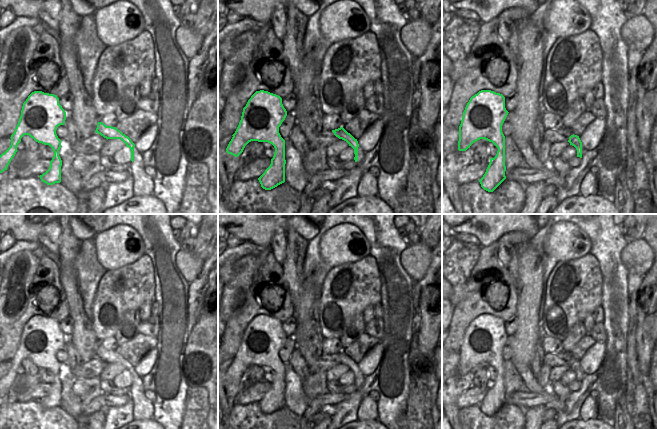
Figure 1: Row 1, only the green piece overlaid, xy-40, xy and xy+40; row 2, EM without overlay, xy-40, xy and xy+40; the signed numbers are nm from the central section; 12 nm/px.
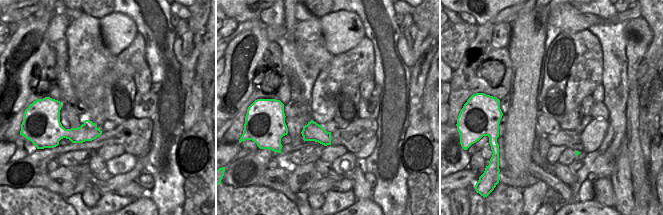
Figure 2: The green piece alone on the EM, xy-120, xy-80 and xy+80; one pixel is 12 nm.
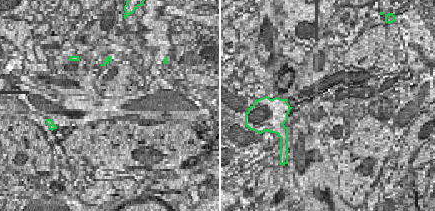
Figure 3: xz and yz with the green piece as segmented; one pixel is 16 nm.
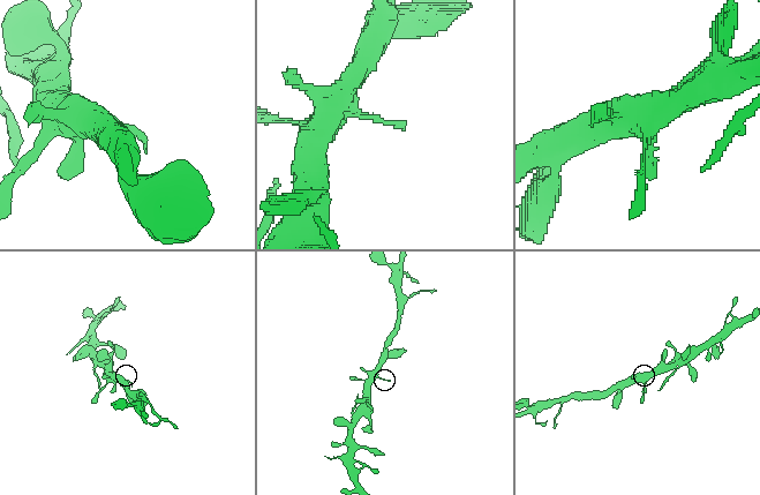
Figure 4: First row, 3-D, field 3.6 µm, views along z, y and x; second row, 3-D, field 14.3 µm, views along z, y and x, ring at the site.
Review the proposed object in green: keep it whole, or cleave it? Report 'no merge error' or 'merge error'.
no merge error

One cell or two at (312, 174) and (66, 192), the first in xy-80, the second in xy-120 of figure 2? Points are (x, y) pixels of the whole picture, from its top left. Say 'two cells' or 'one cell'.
one cell

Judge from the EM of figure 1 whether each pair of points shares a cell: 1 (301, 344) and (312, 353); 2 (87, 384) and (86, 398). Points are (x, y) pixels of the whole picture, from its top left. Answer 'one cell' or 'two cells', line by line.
1: two cells
2: one cell

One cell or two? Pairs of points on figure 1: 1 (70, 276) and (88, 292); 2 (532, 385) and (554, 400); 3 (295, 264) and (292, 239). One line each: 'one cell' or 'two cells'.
1: two cells
2: one cell
3: one cell

